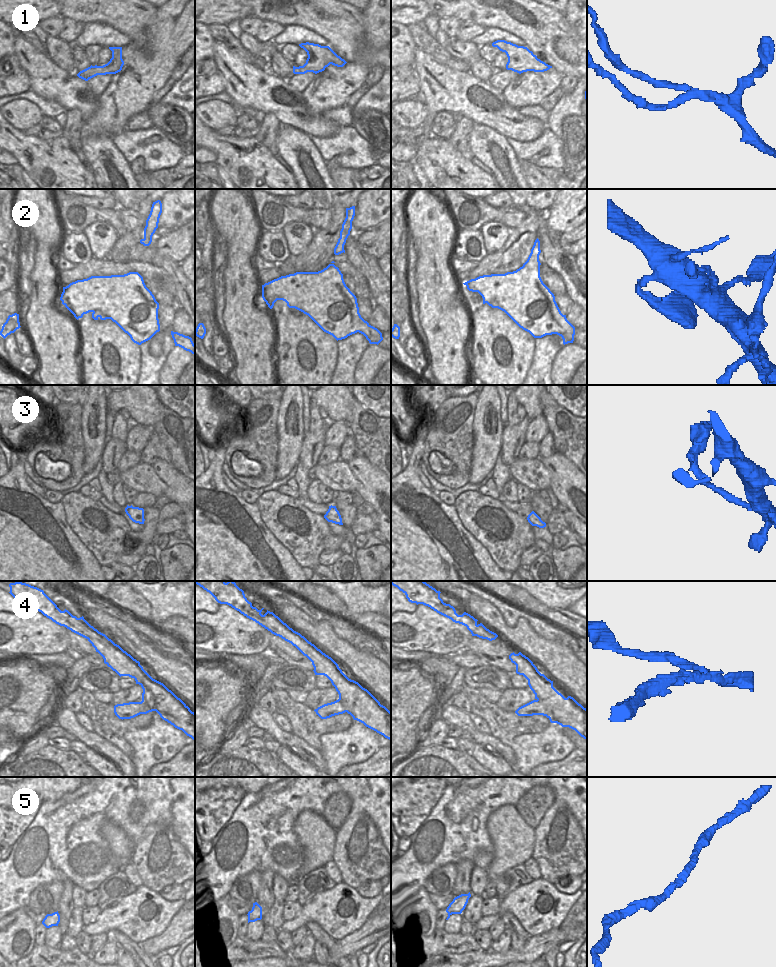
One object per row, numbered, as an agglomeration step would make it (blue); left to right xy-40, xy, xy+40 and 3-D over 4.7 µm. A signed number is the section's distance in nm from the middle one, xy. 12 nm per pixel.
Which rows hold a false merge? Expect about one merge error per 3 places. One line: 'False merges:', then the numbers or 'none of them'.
False merges: 1, 3, 4

